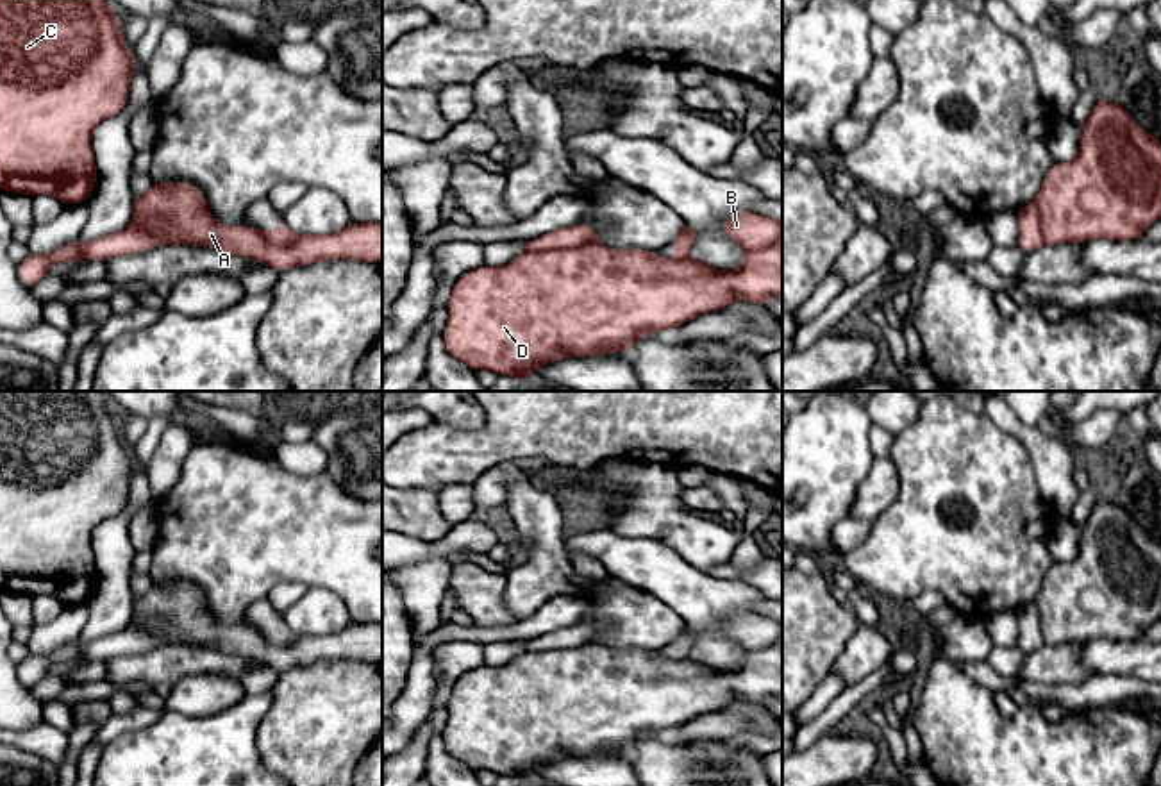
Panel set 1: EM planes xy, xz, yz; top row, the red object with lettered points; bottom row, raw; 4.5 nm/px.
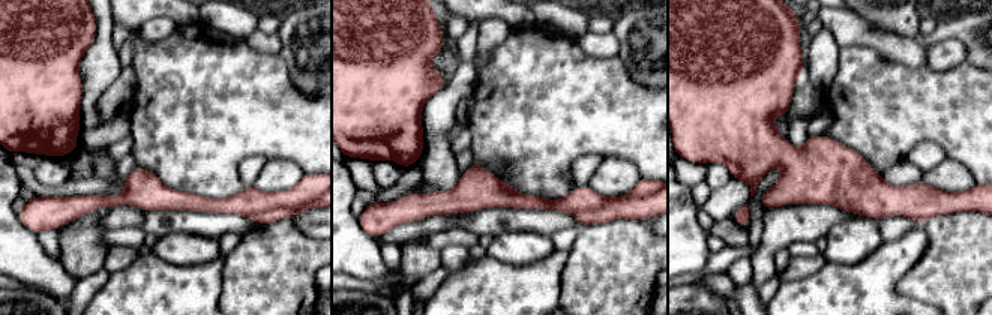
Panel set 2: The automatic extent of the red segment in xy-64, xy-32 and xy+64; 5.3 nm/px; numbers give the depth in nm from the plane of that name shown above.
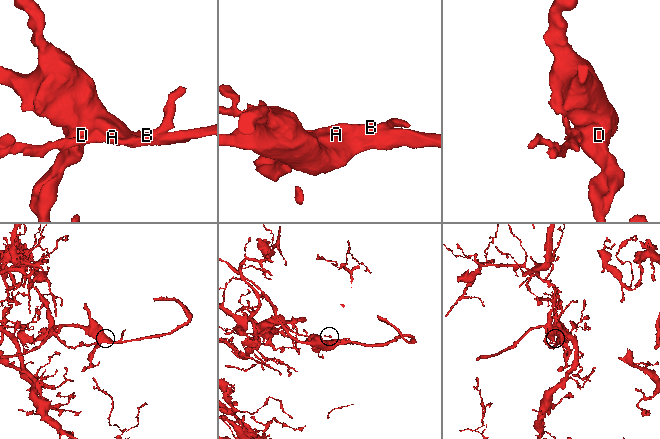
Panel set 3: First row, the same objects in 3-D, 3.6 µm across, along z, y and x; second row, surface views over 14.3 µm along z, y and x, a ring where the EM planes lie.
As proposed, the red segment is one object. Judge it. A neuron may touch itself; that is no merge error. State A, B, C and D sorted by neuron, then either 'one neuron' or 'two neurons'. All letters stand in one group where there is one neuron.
A C D / B | two neurons

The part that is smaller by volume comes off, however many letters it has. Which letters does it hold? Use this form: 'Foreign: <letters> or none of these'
Foreign: A, C, D

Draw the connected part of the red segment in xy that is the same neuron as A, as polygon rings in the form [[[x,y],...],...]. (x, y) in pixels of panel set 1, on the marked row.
[[[152,182],[143,196],[134,195],[132,200],[130,225],[141,225],[175,245],[245,255],[279,273],[318,261],[382,261],[382,222],[350,223],[332,234],[297,234],[291,243],[275,245],[252,225],[221,225],[202,189],[191,182]]]

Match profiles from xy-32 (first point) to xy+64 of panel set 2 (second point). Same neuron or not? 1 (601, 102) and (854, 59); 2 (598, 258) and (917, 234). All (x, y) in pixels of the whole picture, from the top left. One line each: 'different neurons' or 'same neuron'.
1: same neuron
2: different neurons

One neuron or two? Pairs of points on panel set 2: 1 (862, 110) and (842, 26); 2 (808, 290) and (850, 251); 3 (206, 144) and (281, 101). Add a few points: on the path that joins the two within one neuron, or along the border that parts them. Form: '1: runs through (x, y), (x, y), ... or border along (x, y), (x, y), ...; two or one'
1: border along (841, 47), (868, 45), (881, 54); two
2: border along (872, 252), (854, 263), (826, 261); two
3: runs through (224, 126), (242, 108), (263, 108); one

